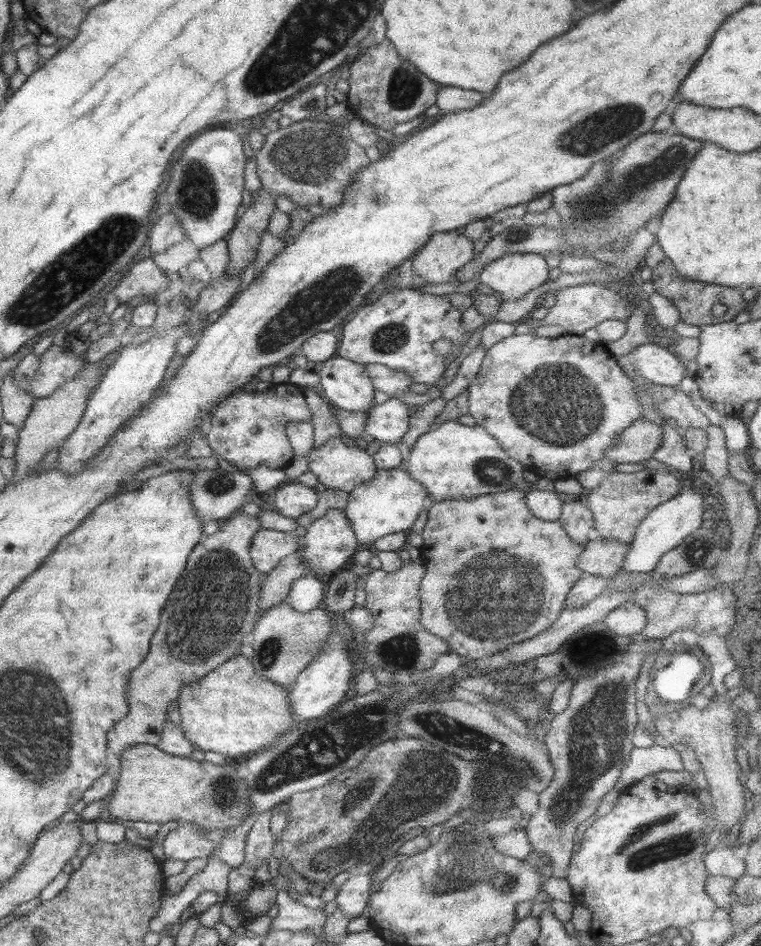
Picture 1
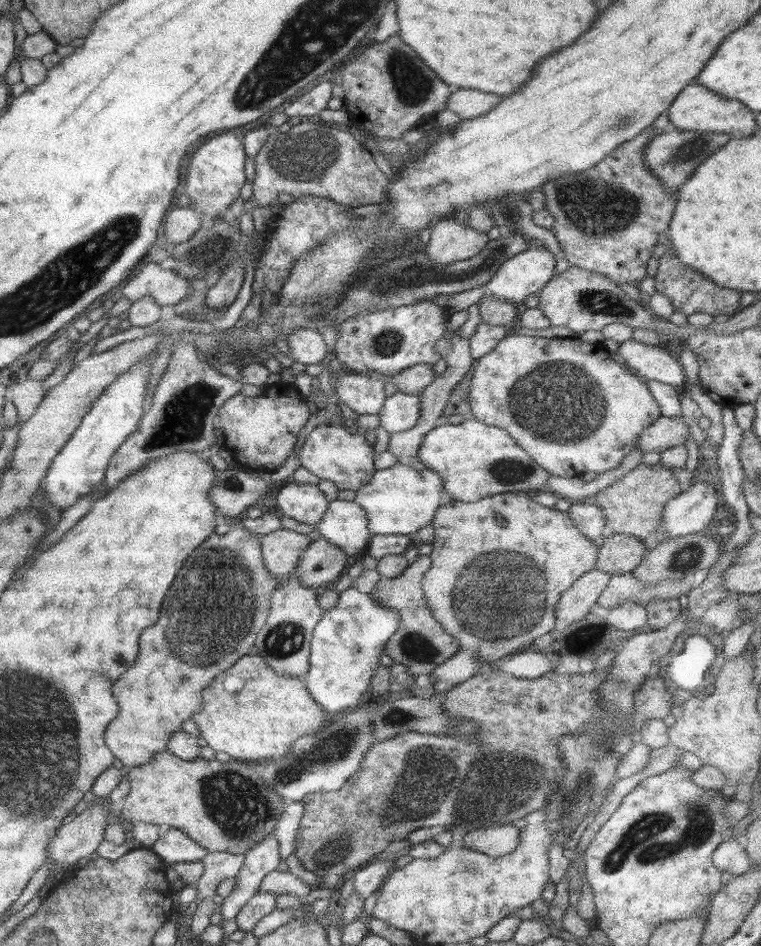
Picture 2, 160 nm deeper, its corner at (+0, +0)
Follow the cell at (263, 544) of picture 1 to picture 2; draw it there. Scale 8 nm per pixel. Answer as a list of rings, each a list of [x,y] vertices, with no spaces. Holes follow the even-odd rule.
[[[288,529],[275,530],[260,539],[264,566],[275,576],[290,576],[311,543],[308,535]]]

